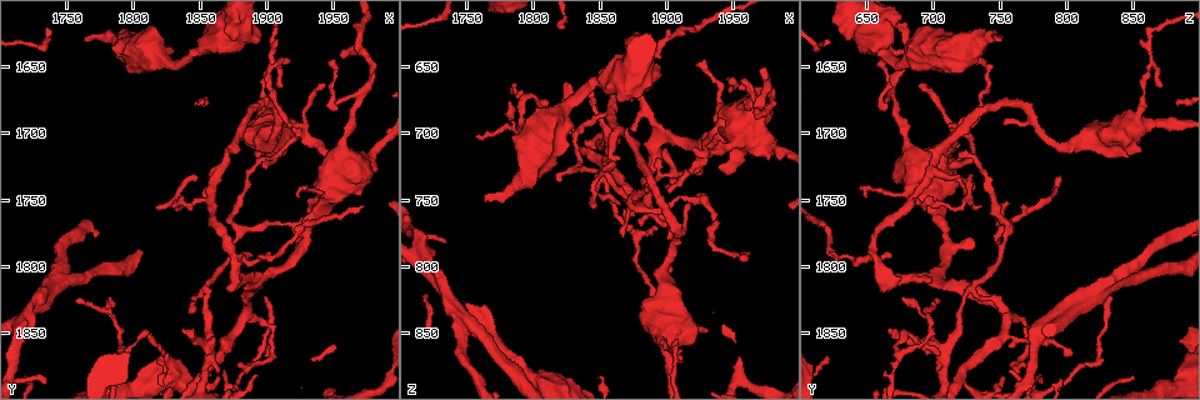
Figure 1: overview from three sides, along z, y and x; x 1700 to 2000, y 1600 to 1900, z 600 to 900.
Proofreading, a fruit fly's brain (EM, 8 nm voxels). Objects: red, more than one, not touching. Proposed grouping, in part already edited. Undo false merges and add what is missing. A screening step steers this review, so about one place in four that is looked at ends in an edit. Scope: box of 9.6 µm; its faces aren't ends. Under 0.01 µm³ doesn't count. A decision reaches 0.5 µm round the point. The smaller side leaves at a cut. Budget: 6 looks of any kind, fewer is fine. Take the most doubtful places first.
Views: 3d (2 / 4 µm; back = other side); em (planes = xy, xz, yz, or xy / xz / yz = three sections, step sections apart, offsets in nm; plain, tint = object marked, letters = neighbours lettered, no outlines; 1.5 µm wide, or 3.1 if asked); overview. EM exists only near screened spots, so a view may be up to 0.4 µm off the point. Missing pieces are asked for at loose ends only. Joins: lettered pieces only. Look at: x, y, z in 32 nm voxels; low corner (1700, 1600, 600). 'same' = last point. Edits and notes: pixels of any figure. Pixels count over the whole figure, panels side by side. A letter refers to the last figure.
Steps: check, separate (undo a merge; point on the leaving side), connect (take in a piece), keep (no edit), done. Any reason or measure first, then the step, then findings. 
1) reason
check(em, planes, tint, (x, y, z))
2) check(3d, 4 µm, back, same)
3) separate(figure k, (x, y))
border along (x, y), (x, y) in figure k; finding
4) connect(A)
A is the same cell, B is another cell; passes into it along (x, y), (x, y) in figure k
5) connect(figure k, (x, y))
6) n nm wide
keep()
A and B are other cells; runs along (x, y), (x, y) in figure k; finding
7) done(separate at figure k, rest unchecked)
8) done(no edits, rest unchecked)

free end
check(em, planes, letters, (1764, 1630, 752))

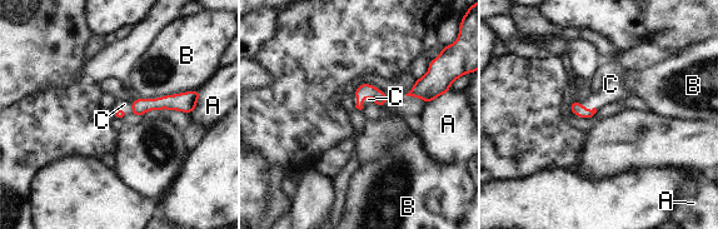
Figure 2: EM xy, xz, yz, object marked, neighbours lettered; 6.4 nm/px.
connect(C)
C is the same cell, A and B are other cells; passes into it along (576, 106), (589, 110), (611, 84) in figure 2; the neuron continues

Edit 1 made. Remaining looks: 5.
check(3d, 2 µm, (1820, 1752, 736))

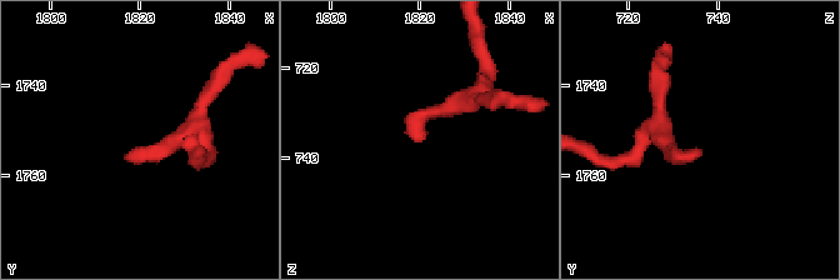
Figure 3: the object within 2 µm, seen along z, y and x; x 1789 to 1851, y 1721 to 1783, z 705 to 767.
check(em, xy, step 8, tint, (1820, 1754, 736))

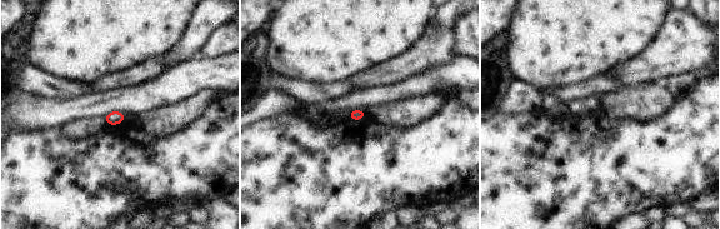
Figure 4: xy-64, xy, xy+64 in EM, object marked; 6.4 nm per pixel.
check(em, planes, letters, same)

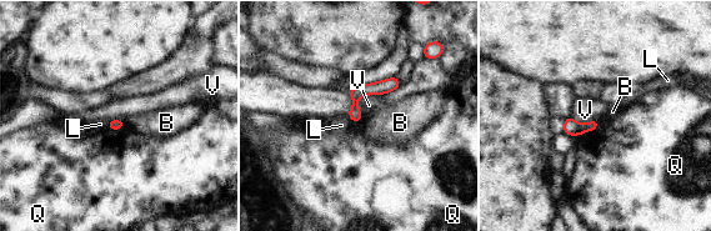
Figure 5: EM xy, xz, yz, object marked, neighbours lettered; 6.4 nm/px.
keep()
B, L, Q and V are other cells; border along (382, 94), (361, 96), (346, 116) in figure 5; no lettered piece goes on from it

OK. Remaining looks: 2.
abrupt turn
check(3d, 2 µm, (1902, 1652, 740))

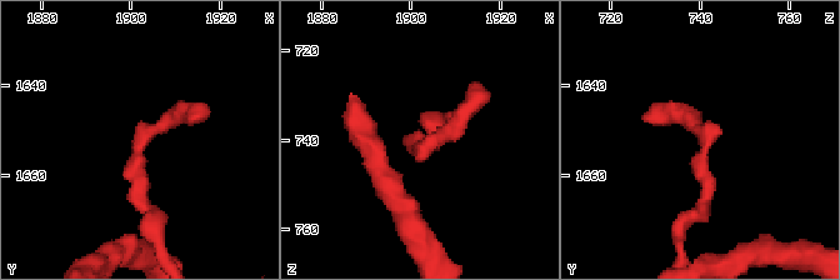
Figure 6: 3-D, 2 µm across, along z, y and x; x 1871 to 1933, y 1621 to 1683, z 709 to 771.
check(em, planes, letters, (1901, 1654, 740))

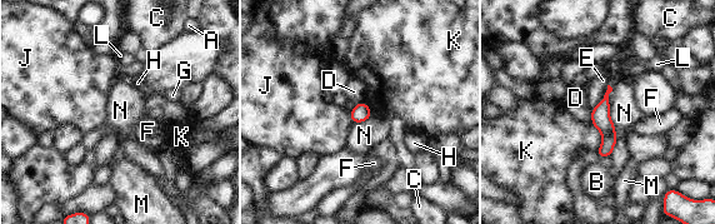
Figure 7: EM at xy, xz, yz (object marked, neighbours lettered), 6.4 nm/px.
keep()
A, B, C, D, E, F, G, H, J, K, L, M and N are other cells; border along (608, 84), (604, 96), (591, 110) in figure 7; all the same neuron

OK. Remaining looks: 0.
done(connect at figure 2, rest unchecked)

